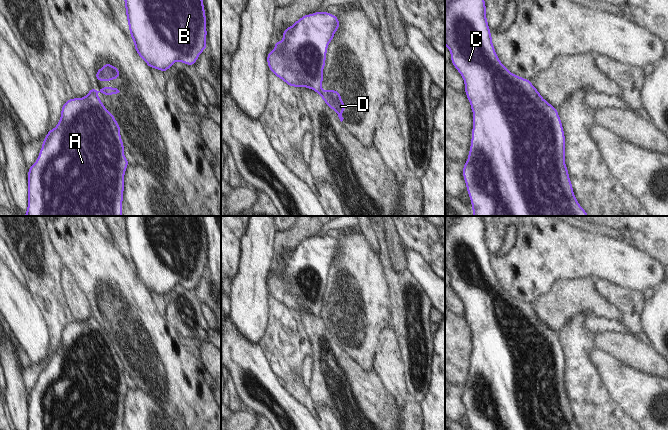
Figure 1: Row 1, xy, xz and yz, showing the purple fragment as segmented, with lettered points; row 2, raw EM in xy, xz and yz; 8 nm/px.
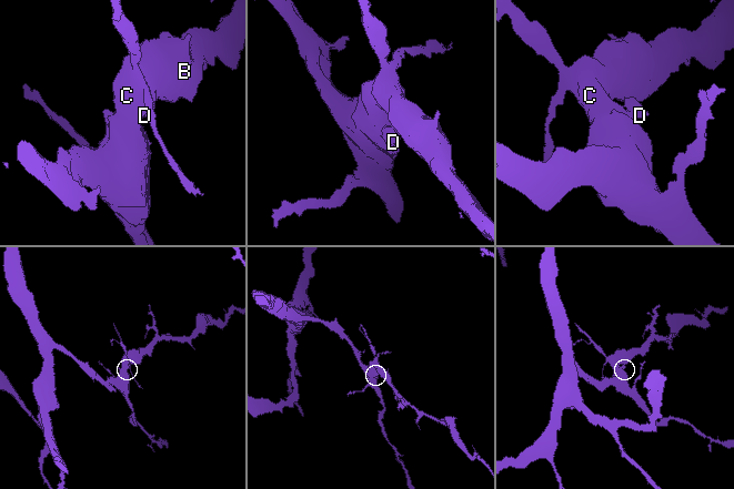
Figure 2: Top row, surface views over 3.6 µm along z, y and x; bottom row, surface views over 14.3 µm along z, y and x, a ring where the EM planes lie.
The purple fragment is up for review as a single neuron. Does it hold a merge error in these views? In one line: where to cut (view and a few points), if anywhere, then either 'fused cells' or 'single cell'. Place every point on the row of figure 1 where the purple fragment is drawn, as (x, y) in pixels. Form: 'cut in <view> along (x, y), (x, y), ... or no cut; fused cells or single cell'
cut in xy along (95, 92), (90, 92), (87, 95); fused cells

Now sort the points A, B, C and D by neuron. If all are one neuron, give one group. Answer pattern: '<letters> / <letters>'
A B C / D

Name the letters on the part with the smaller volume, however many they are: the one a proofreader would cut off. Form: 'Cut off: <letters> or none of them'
Cut off: D

